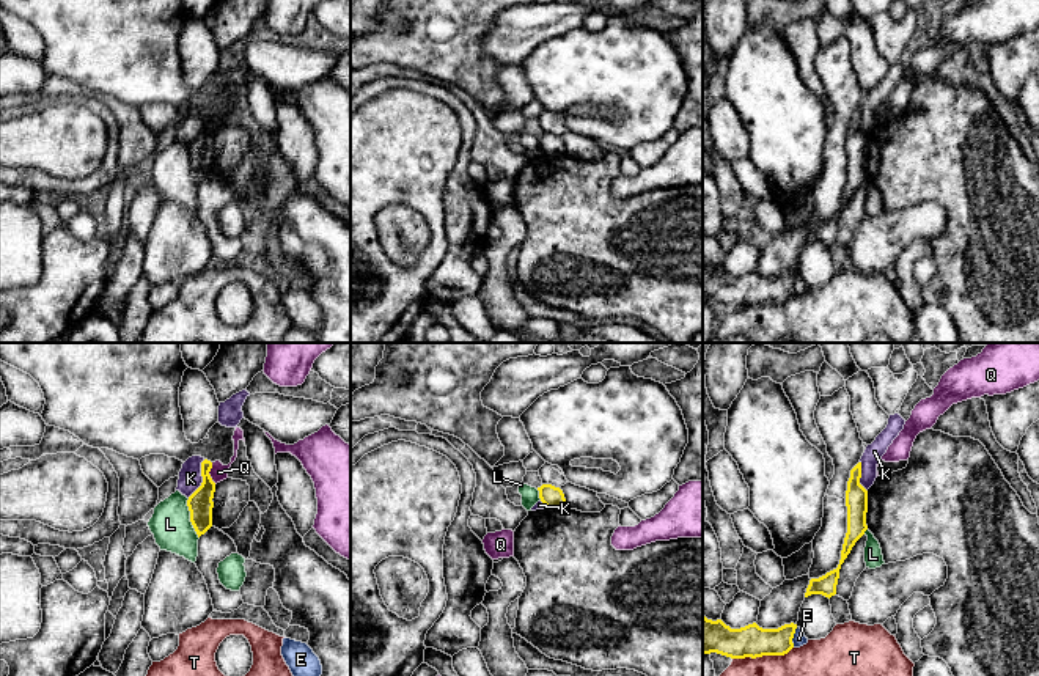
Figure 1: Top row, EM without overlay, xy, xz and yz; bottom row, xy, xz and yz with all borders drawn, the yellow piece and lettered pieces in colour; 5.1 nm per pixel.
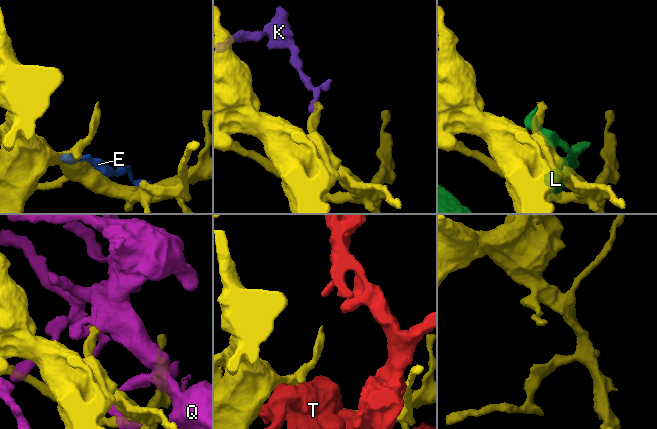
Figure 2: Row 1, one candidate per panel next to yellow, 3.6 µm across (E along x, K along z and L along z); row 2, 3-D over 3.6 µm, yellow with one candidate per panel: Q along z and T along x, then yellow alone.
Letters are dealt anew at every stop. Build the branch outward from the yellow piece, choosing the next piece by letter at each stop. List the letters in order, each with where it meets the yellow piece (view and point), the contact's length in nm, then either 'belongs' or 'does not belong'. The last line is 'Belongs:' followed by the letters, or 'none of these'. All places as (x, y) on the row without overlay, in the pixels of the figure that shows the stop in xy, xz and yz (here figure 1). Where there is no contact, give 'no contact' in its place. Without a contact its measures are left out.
E: yz (793, 285) | 110 nm | does not belong
K: xy (203, 126) | 220 nm | does not belong
L: xy (190, 167) | 220 nm | does not belong
Q: xy (208, 121) | 110 nm | does not belong
T: yz (763, 302) | 320 nm | does not belong
Belongs: none of these

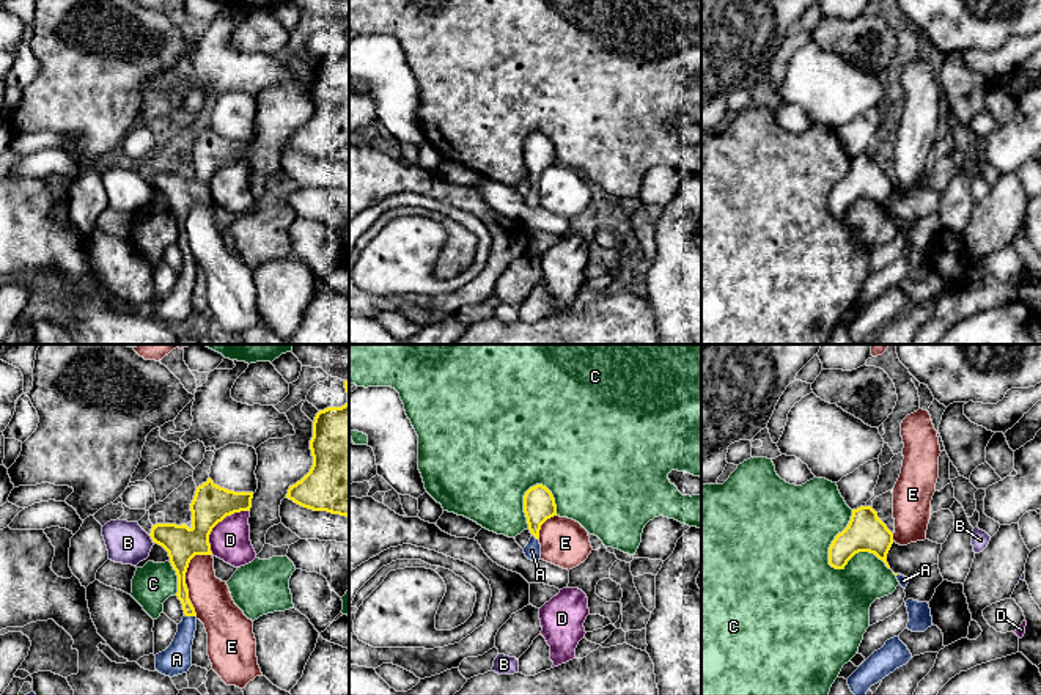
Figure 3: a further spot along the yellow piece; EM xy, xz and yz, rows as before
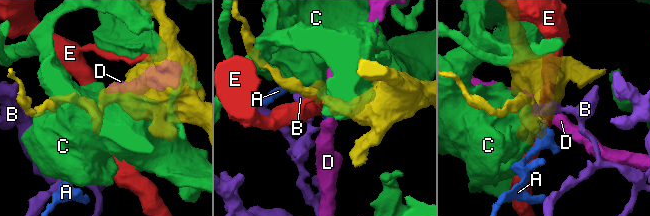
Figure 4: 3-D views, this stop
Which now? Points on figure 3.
A: xy (191, 263) | 70 nm | belongs
B: xy (151, 186) | 50 nm | does not belong
C: yz (834, 214) | 360 nm | does not belong
D: xy (217, 170) | 300 nm | does not belong
E: xy (184, 225) | 340 nm | does not belong
Belongs: A

